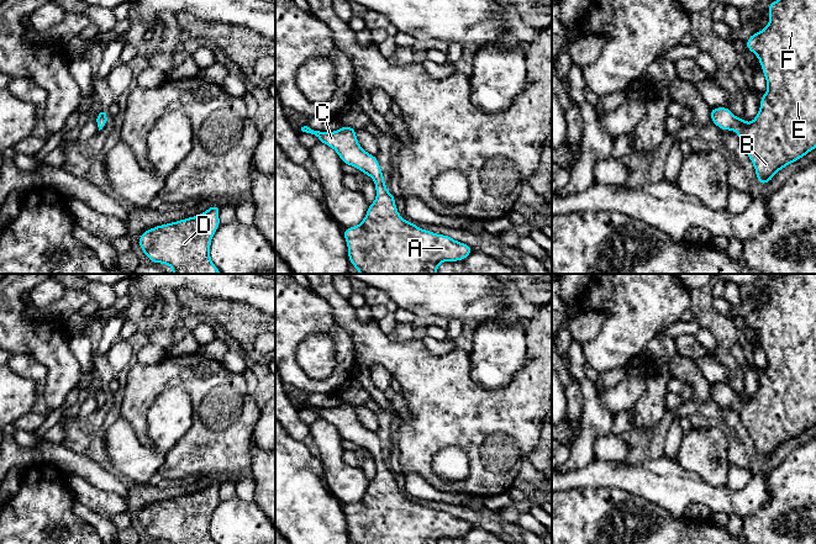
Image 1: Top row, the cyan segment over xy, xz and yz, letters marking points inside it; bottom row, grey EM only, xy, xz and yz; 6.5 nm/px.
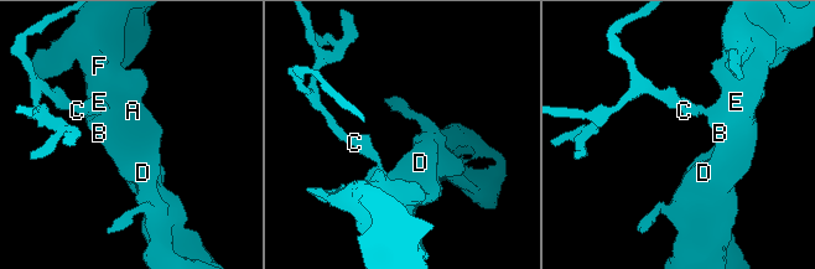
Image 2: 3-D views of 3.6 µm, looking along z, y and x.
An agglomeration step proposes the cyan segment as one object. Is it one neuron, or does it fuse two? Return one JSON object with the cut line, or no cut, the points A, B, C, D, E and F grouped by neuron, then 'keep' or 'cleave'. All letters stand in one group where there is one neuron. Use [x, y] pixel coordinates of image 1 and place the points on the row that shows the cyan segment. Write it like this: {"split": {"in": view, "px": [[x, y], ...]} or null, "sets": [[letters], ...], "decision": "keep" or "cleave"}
{"split": null, "sets": [["A", "B", "C", "D", "E", "F"]], "decision": "keep"}

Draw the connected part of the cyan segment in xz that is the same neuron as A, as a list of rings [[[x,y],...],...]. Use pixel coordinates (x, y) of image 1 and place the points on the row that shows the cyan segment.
[[[343,125],[333,132],[314,131],[307,126],[301,131],[315,134],[322,144],[333,148],[344,164],[374,179],[377,199],[368,206],[364,220],[343,229],[348,260],[360,274],[437,274],[439,263],[459,262],[473,253],[468,244],[421,229],[399,215],[380,164],[359,146],[357,130]]]

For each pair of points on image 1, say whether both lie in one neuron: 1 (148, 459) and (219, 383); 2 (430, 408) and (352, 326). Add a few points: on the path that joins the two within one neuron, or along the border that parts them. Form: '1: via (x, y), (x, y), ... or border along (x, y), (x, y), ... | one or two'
1: border along (164, 453), (164, 459), (157, 471) | two
2: via (420, 386), (385, 352), (374, 346) | one

